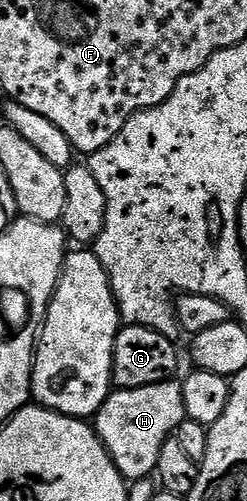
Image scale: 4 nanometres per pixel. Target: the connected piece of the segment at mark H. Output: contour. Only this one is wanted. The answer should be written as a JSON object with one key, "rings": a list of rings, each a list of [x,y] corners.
{"rings":[[[168,381],[137,389],[112,390],[93,417],[93,426],[123,478],[134,481],[155,475],[161,445],[174,436],[186,418],[182,382]]]}

